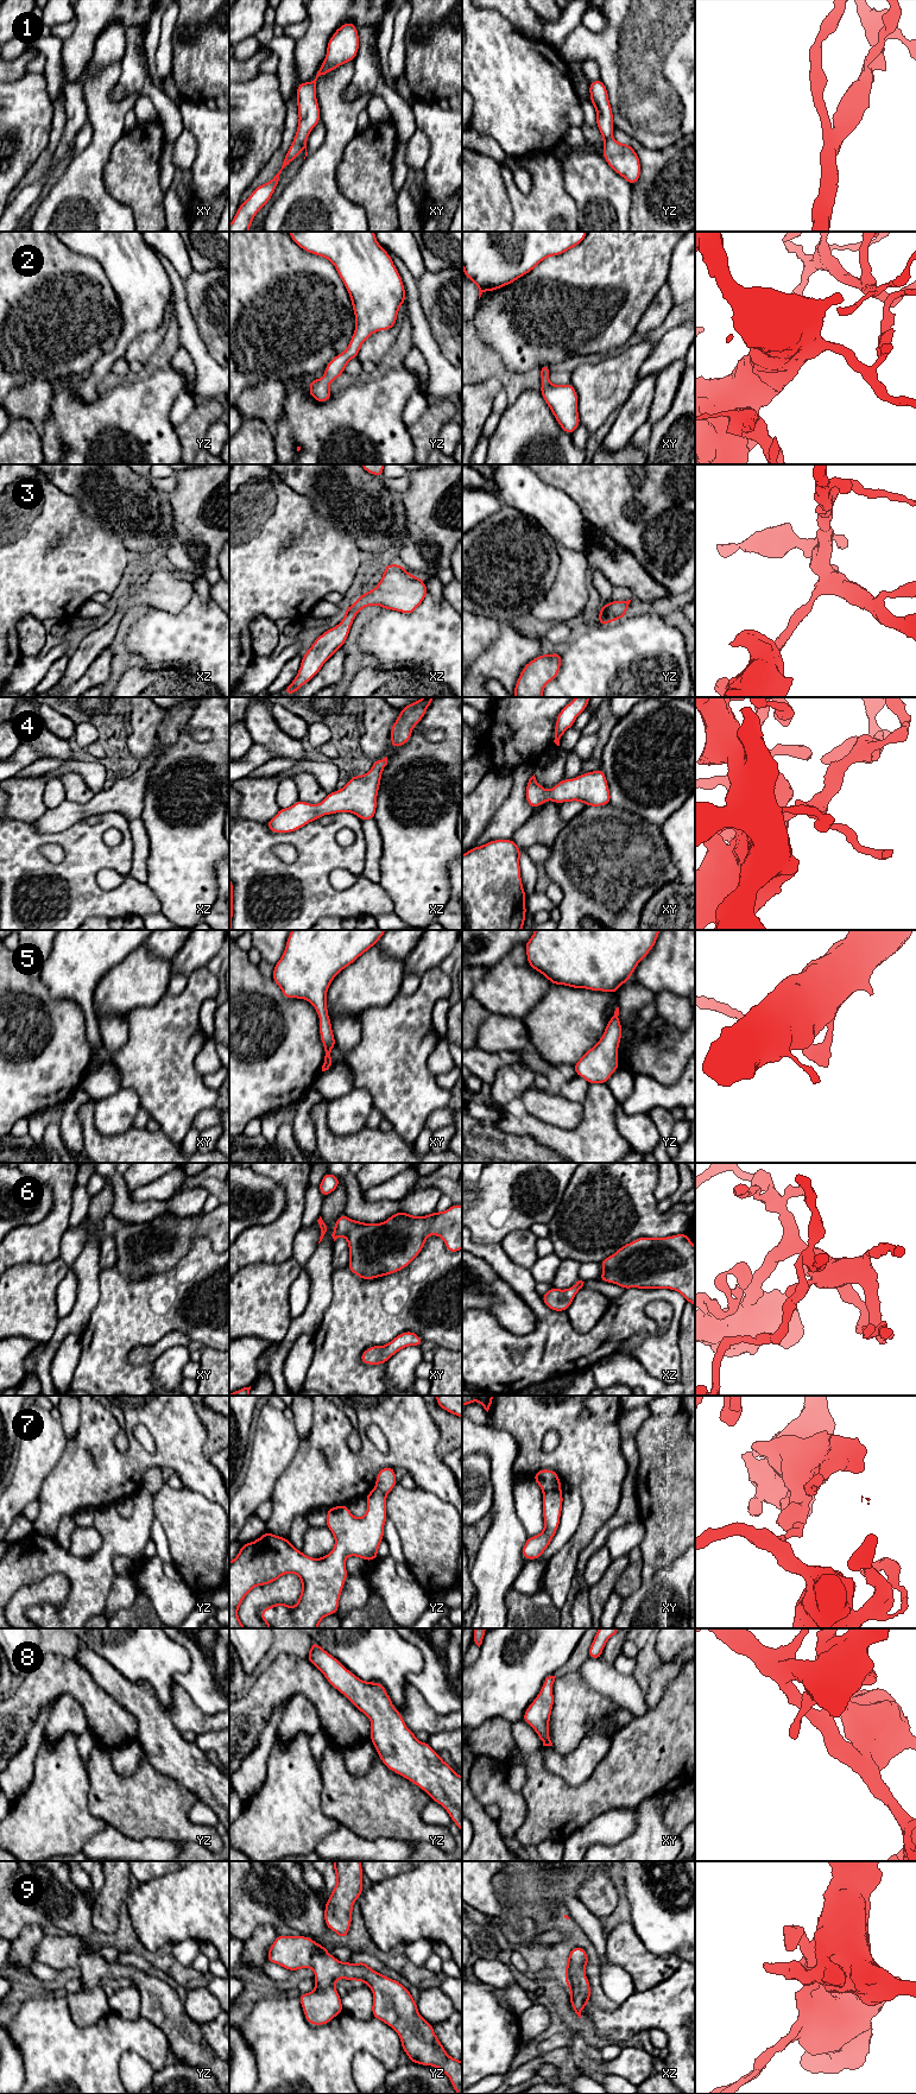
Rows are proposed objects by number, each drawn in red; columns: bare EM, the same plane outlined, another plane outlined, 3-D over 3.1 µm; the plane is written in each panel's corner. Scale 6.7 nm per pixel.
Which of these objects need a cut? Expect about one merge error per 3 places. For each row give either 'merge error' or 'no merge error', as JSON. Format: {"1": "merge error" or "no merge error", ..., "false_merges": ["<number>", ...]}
{"1": "no merge error", "2": "no merge error", "3": "no merge error", "4": "no merge error", "5": "no merge error", "6": "no merge error", "7": "merge error", "8": "no merge error", "9": "no merge error", "false_merges": ["7"]}

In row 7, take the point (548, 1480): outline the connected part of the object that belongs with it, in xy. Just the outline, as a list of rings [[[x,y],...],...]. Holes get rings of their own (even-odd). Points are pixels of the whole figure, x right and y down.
[[[541,1469],[533,1475],[533,1480],[538,1483],[543,1493],[554,1489],[561,1489],[562,1483],[556,1472],[551,1469]]]

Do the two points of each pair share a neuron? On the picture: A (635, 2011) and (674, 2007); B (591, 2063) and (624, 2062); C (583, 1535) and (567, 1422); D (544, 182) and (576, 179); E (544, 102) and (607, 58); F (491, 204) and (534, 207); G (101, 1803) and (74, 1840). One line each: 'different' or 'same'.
A: same
B: same
C: same
D: different
E: different
F: different
G: different

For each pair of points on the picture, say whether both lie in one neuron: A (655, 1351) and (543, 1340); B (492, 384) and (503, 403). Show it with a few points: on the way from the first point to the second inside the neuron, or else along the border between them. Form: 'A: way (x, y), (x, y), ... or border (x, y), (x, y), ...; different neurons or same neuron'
A: way (638, 1326), (617, 1326), (600, 1340), (575, 1340); same neuron
B: border (501, 388), (491, 410); different neurons

